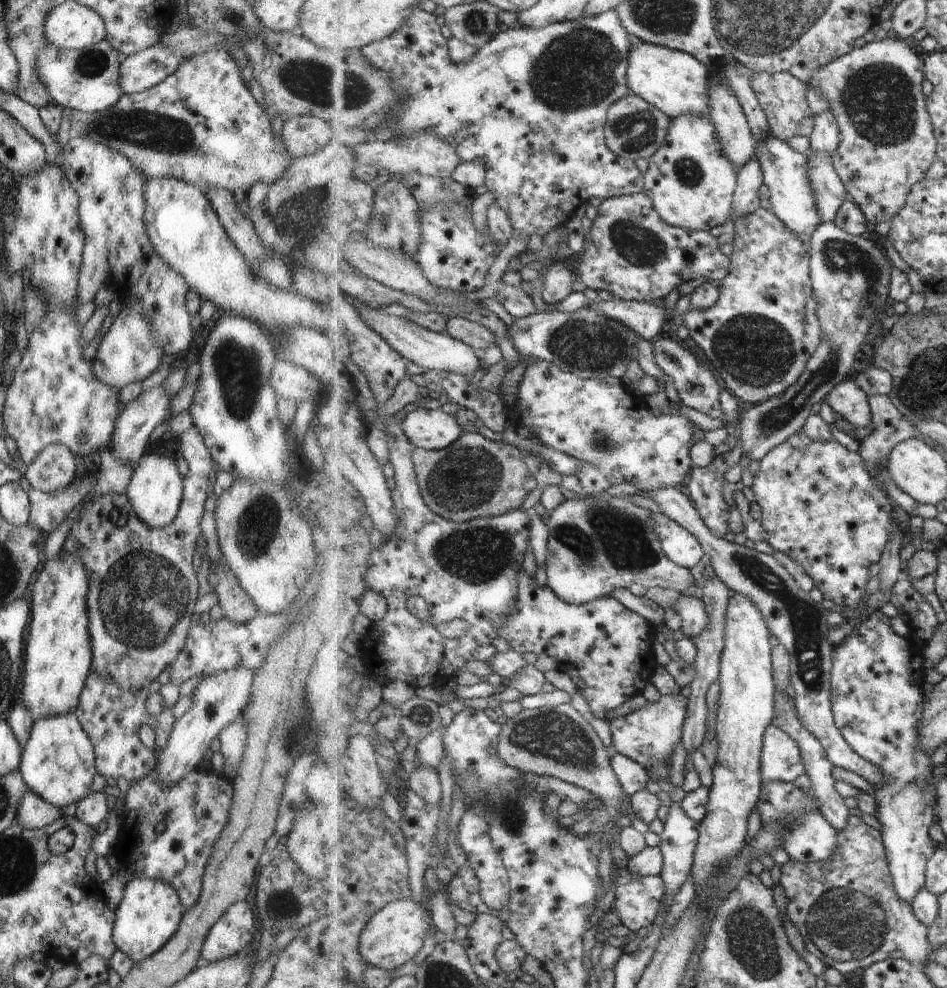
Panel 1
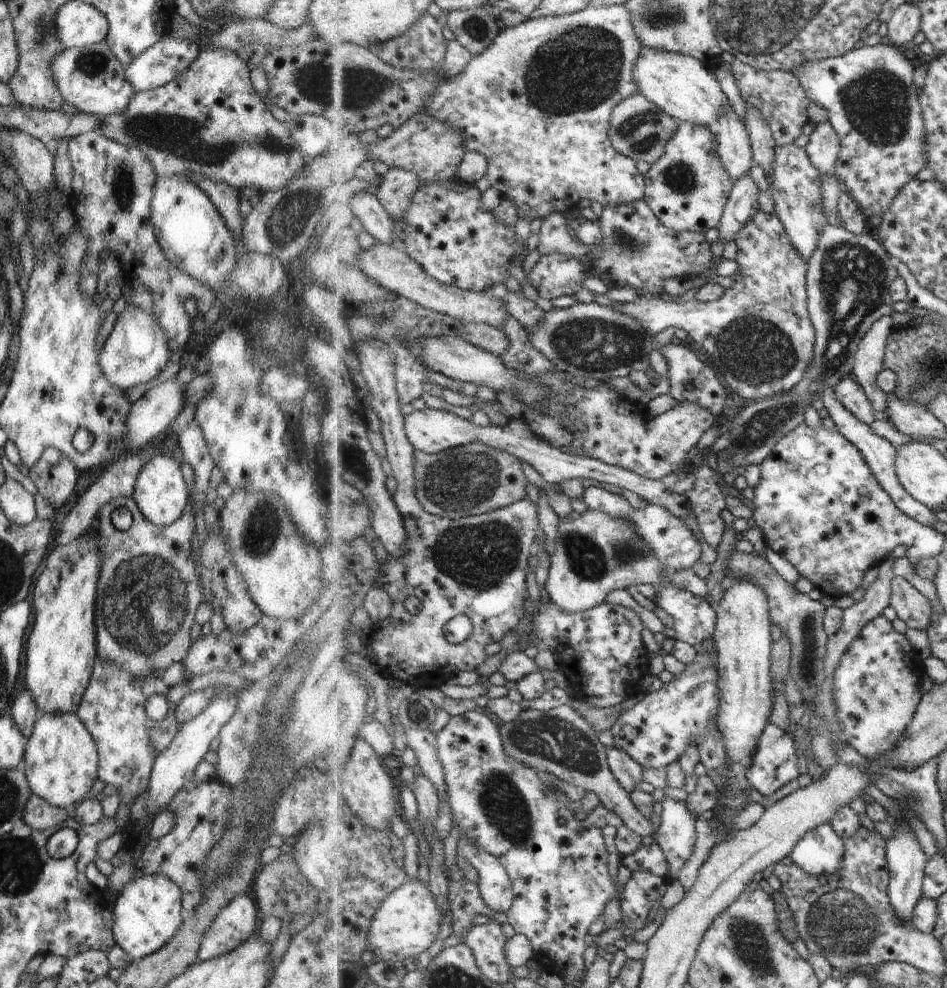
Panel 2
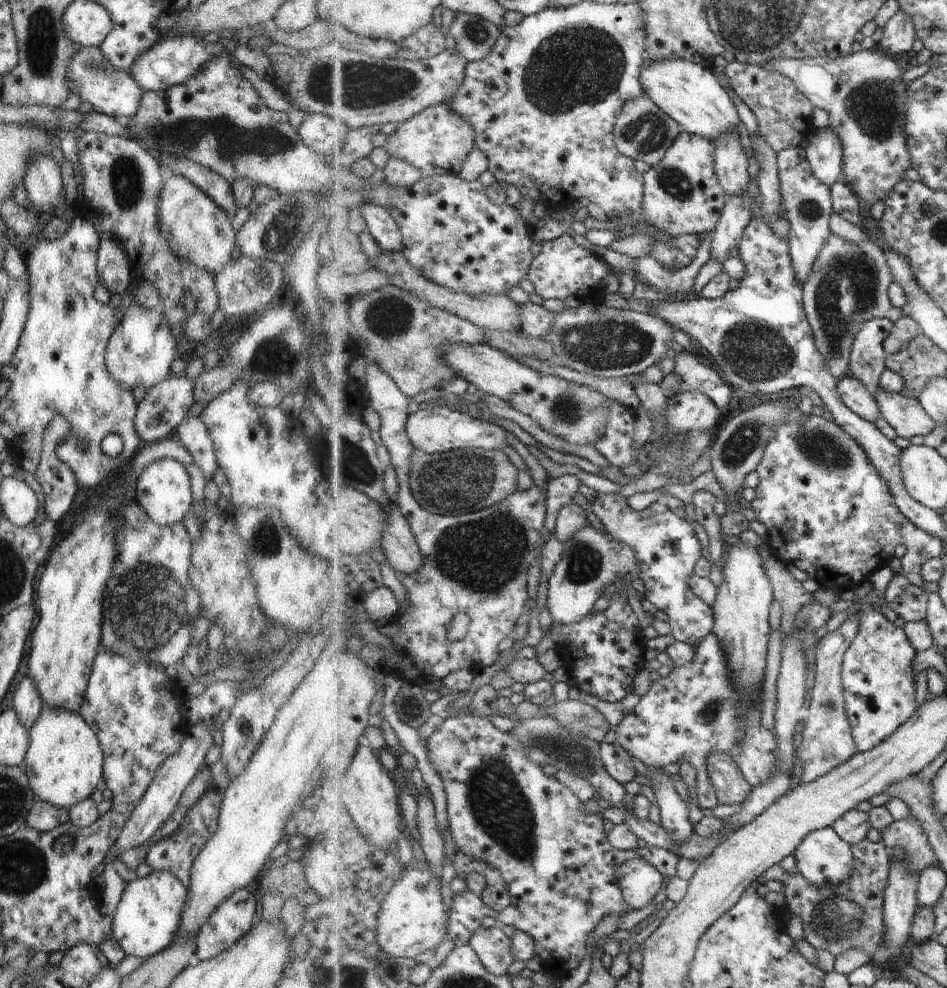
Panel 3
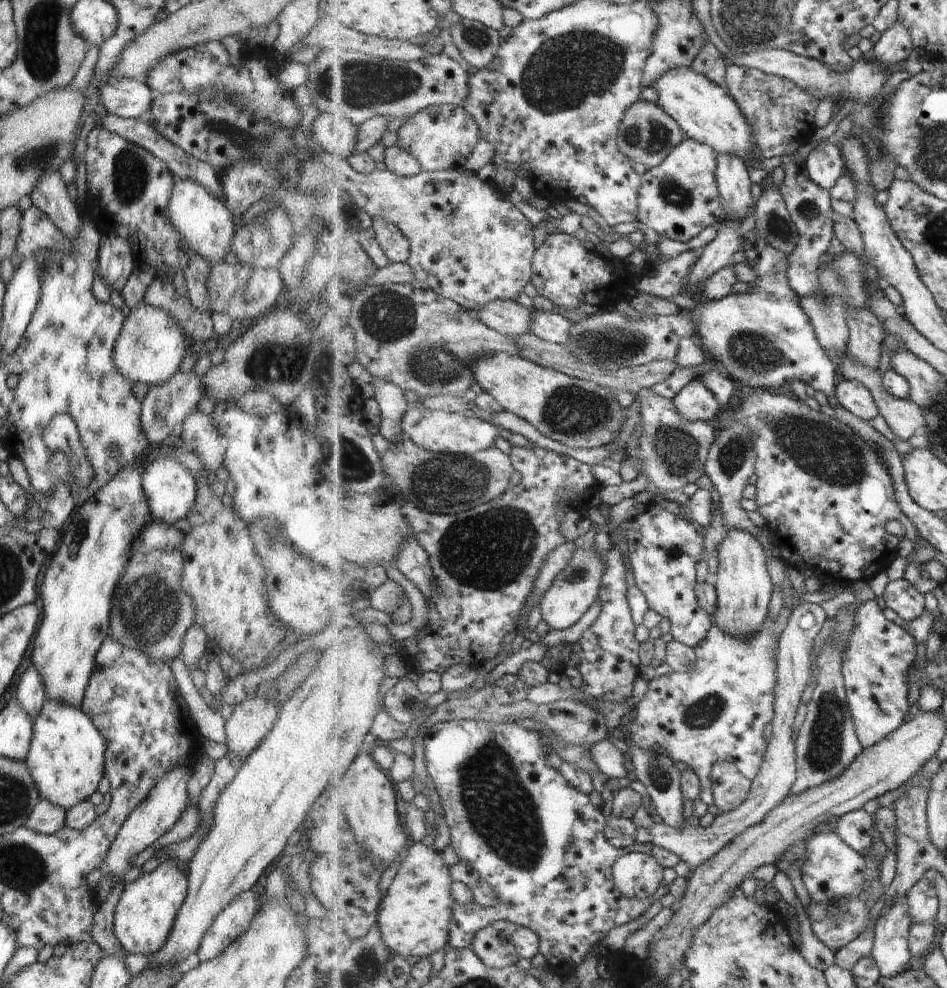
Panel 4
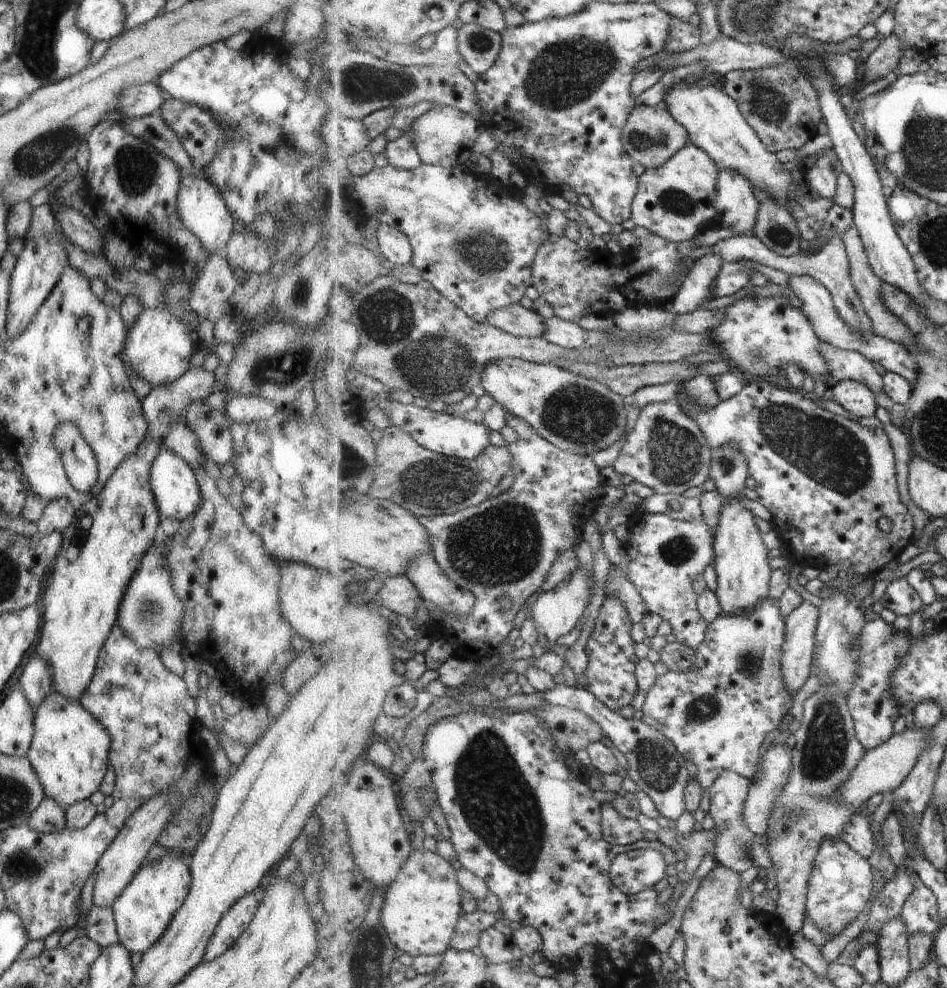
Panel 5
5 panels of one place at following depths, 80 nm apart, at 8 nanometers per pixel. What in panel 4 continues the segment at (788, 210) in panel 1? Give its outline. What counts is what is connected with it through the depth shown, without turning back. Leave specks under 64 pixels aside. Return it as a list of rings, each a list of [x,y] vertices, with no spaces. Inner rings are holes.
[[[782,155],[781,160],[781,165],[784,168],[784,179],[779,187],[797,227],[800,240],[795,250],[788,256],[791,264],[788,277],[791,286],[803,298],[805,295],[815,294],[819,290],[818,270],[822,257],[828,252],[835,238],[834,224],[836,223],[837,212],[833,208],[832,196],[829,191],[811,180],[806,169],[807,158]]]

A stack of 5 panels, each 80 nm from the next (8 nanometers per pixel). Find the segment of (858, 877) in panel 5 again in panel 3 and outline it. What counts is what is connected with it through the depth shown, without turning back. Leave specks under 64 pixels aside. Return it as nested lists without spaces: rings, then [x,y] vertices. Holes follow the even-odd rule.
[[[825,827],[812,832],[805,838],[798,849],[794,852],[793,857],[796,860],[797,870],[812,885],[819,888],[838,885],[850,880],[850,874],[854,872],[853,848],[850,843],[843,840],[842,835],[837,834],[833,827]]]

